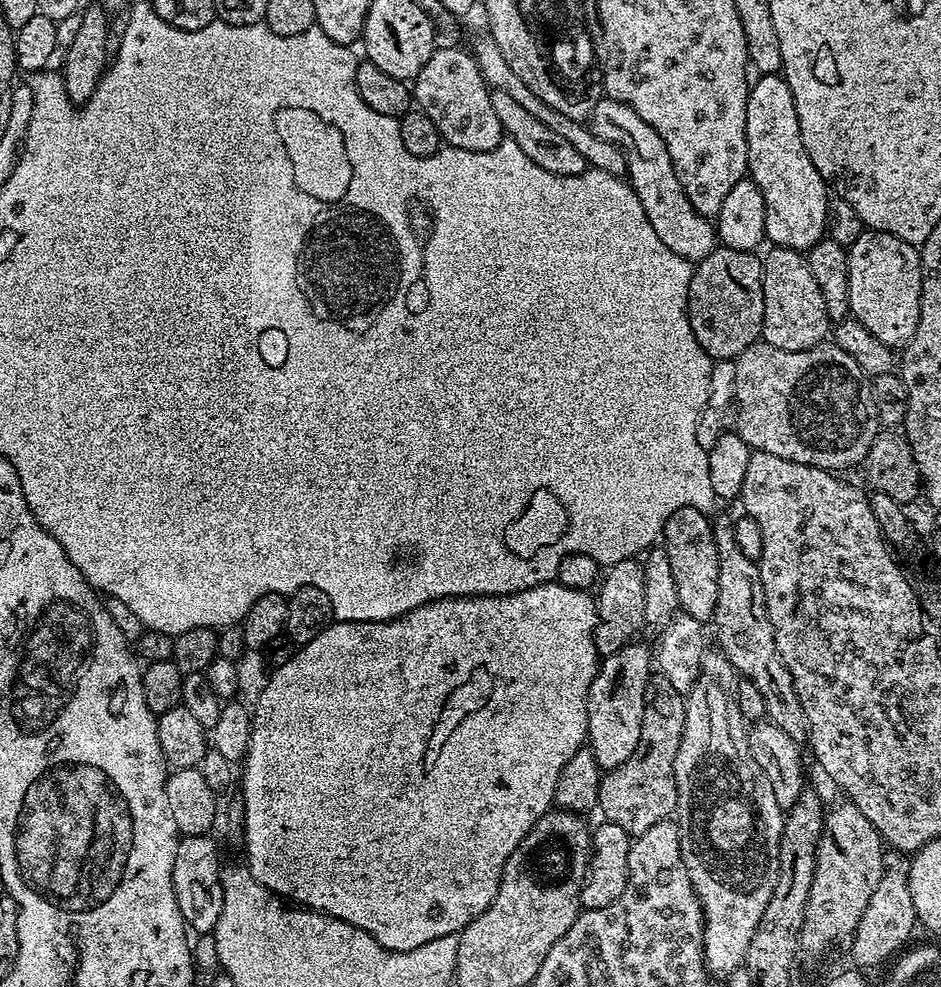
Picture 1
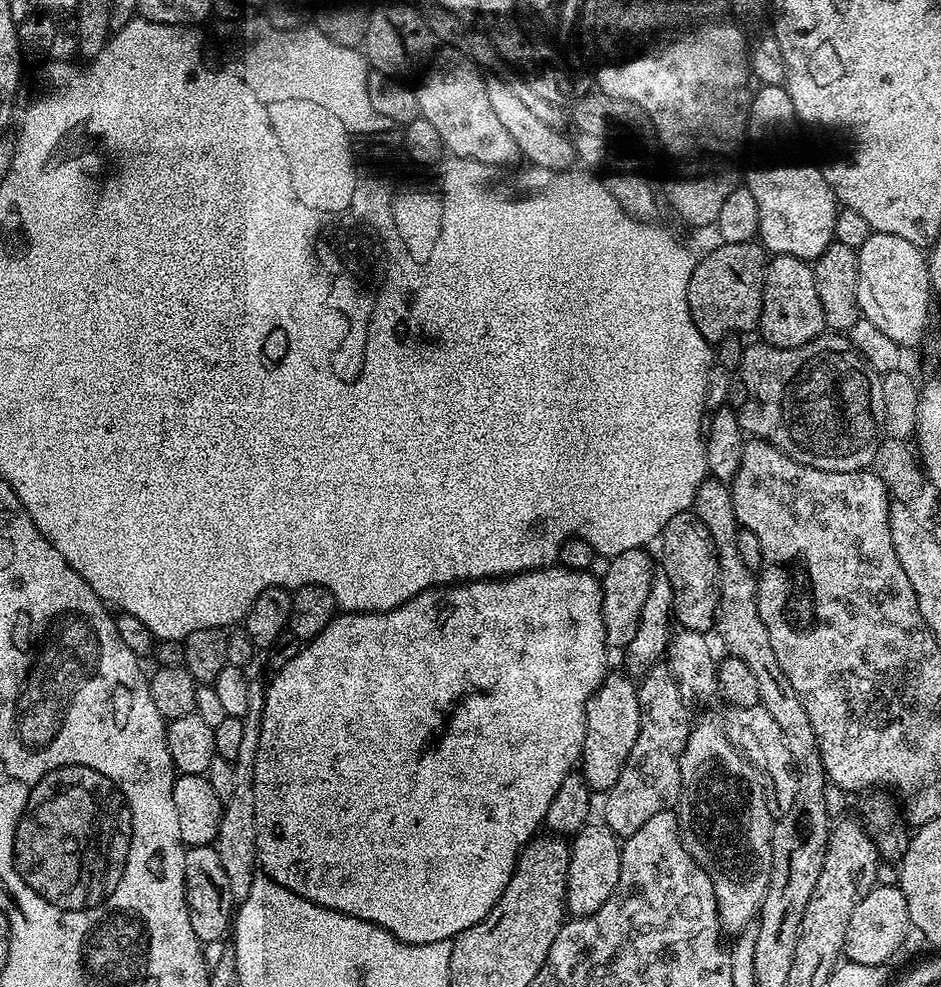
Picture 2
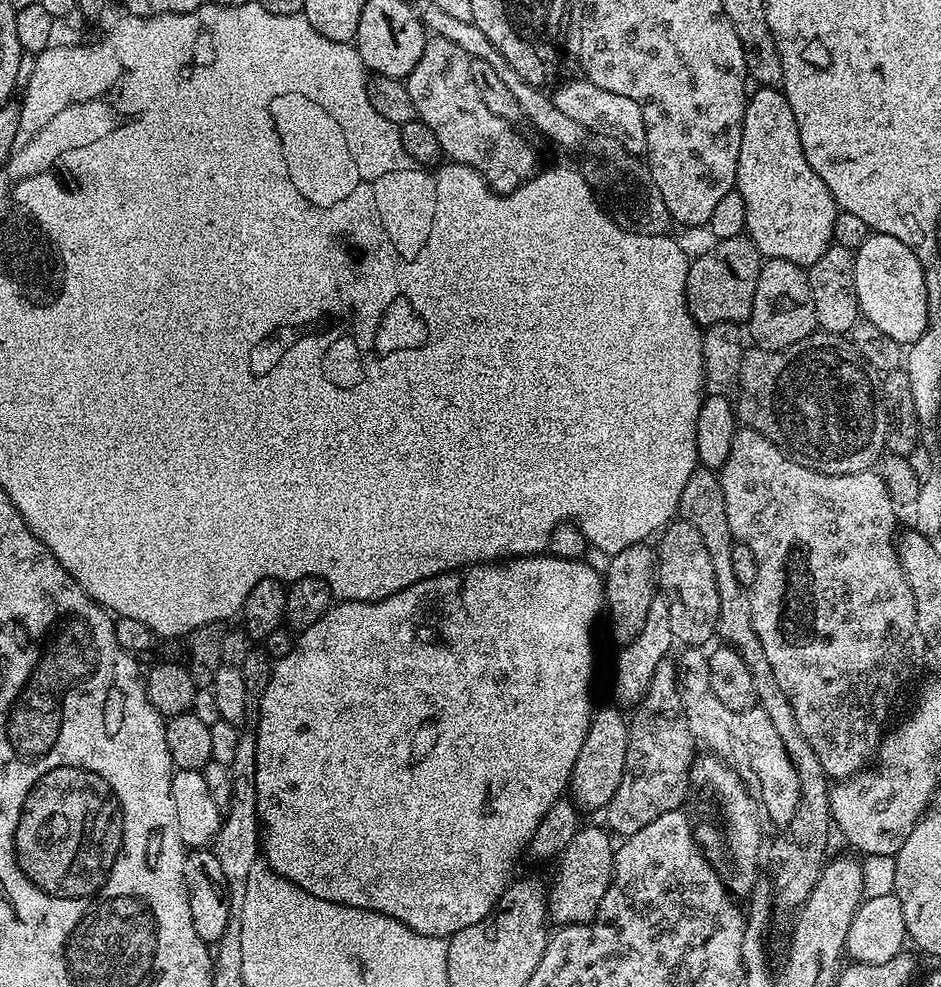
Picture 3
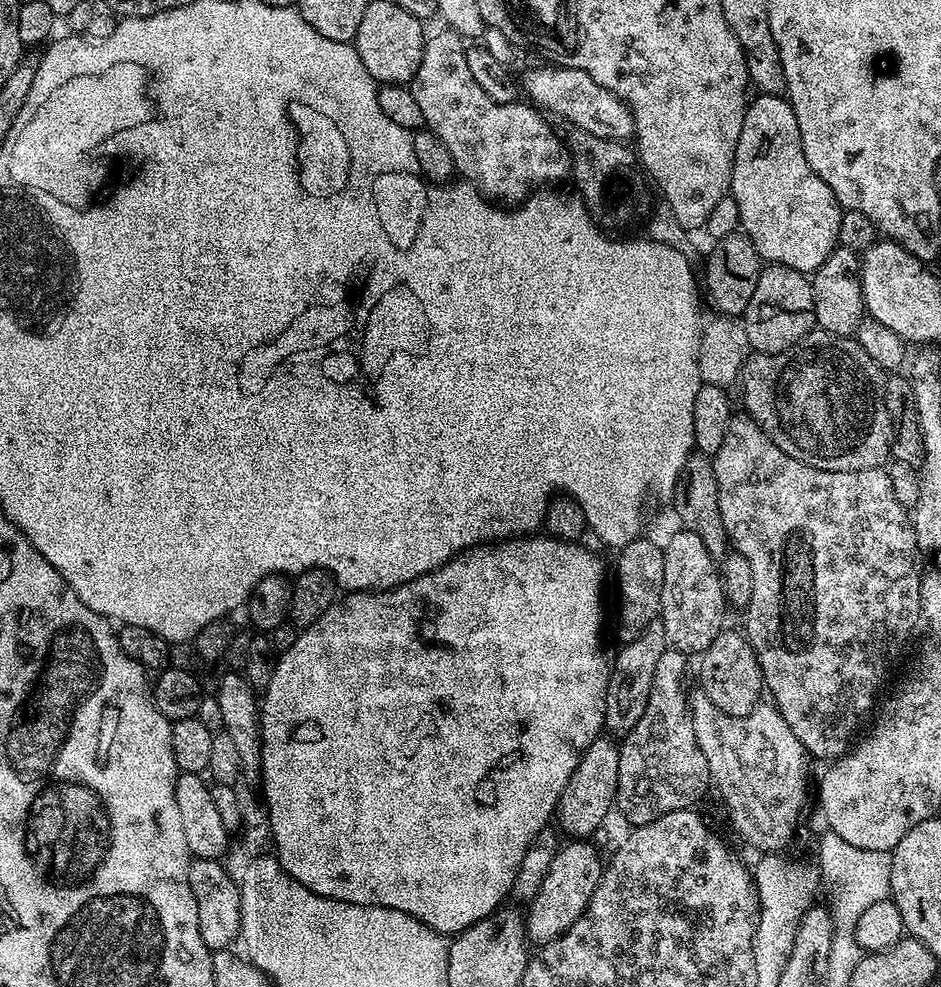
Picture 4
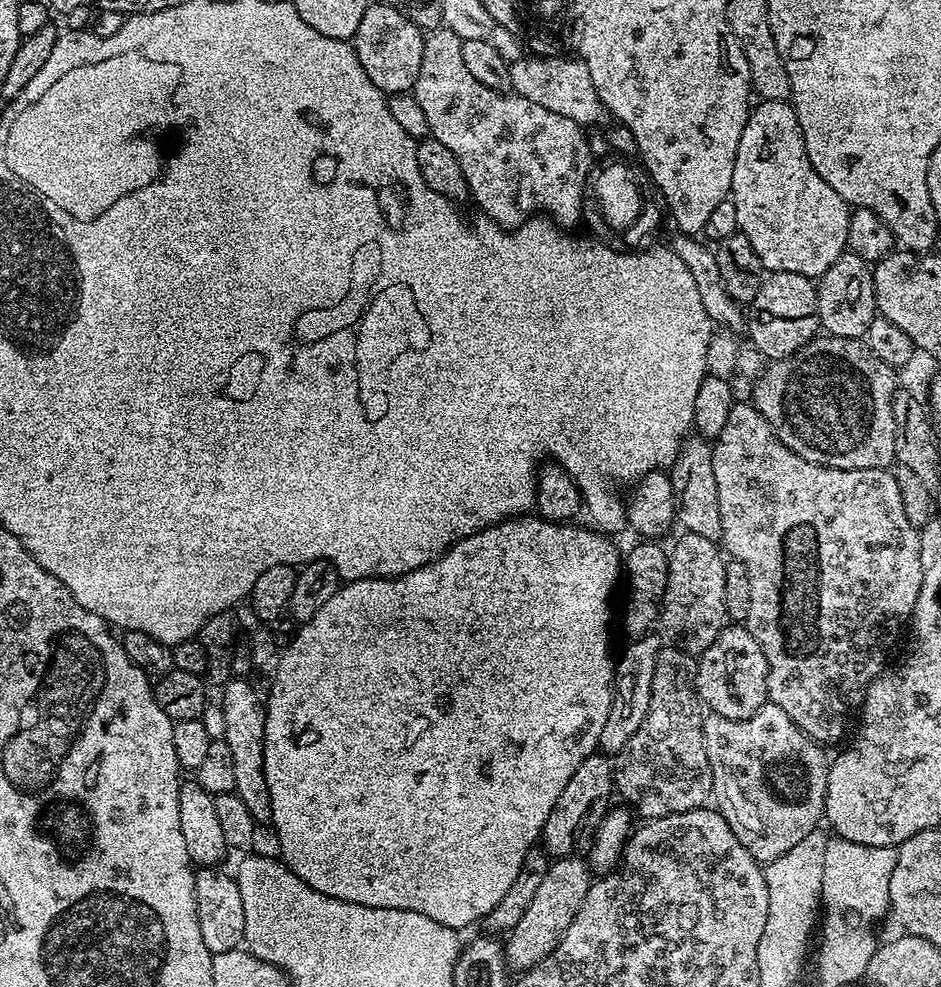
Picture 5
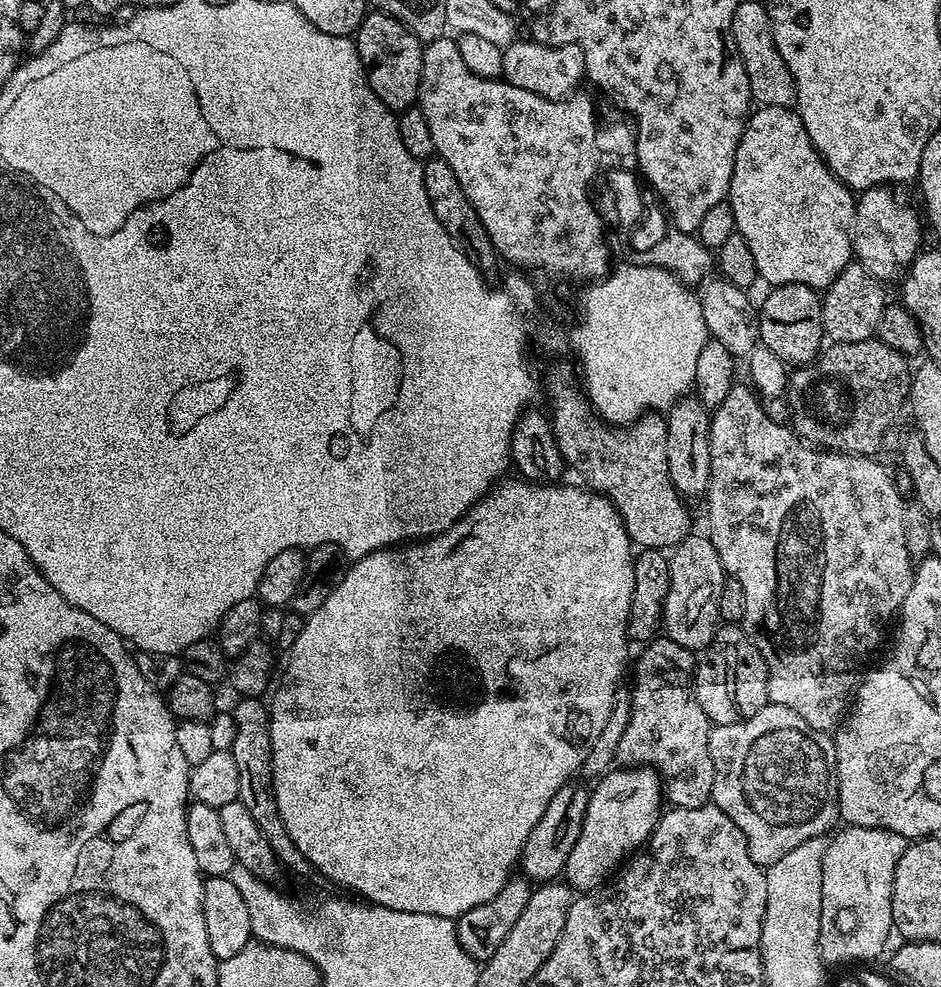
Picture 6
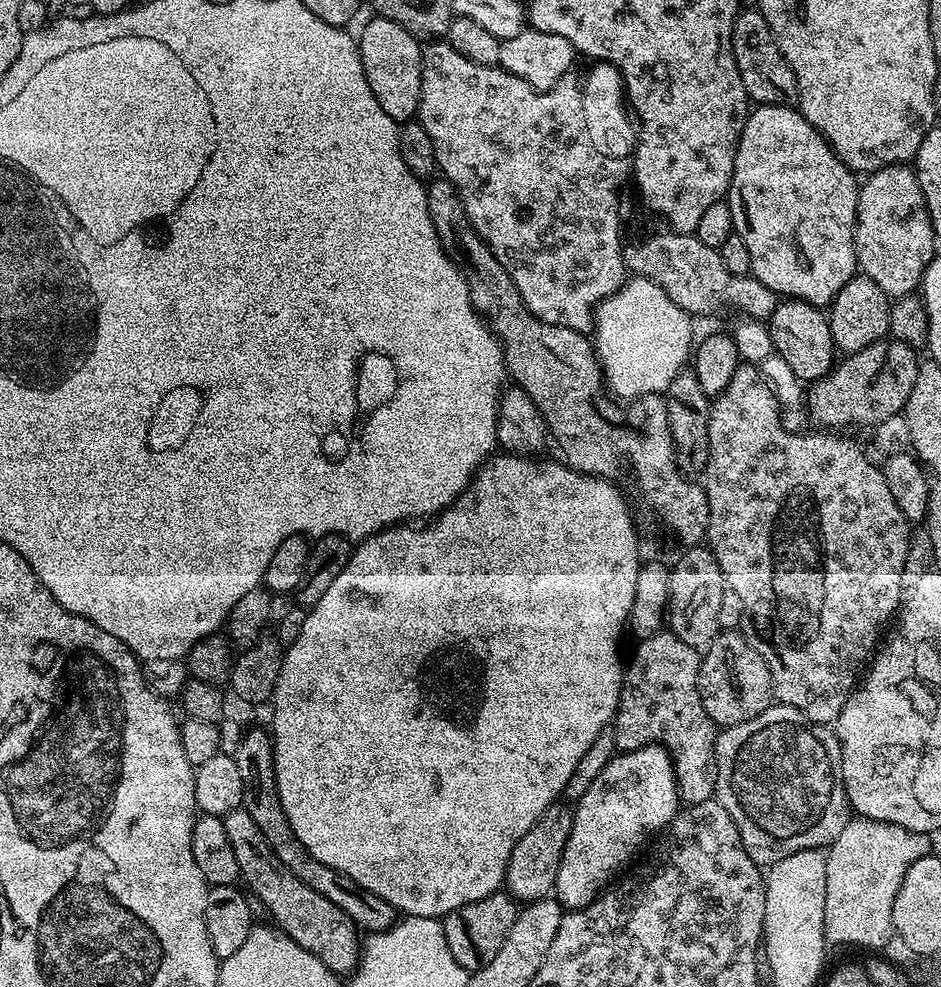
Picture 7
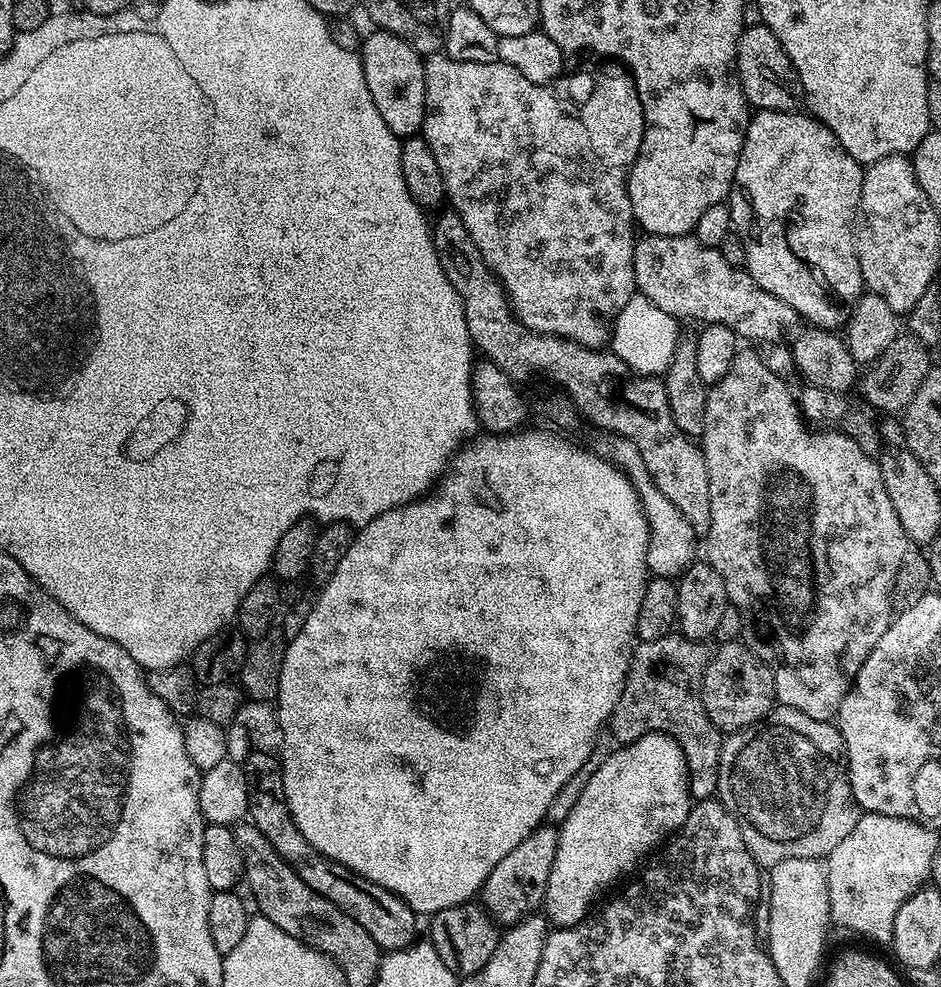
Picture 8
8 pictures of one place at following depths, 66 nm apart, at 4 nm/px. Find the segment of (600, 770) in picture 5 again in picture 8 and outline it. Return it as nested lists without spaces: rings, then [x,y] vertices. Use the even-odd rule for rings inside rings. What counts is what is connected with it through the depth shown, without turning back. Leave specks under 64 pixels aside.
[[[552,826],[535,828],[486,878],[478,893],[479,903],[485,912],[500,926],[511,926],[535,913],[543,905],[544,895],[550,882],[550,870],[554,866],[554,854],[558,854],[559,831]],[[548,827],[548,828],[547,828]],[[481,900],[481,901],[480,901]]]

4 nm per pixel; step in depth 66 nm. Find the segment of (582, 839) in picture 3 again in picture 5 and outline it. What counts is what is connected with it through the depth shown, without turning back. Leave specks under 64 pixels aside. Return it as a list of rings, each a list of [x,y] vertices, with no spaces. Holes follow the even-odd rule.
[[[571,855],[553,859],[549,863],[538,891],[530,901],[530,907],[522,913],[522,918],[518,918],[518,926],[507,933],[503,943],[504,958],[509,969],[527,970],[542,962],[542,958],[546,958],[546,954],[550,954],[550,950],[558,946],[570,922],[574,922],[574,914],[578,914],[578,906],[582,906],[582,898],[586,898],[590,883],[590,872],[585,861],[576,859],[575,855]]]

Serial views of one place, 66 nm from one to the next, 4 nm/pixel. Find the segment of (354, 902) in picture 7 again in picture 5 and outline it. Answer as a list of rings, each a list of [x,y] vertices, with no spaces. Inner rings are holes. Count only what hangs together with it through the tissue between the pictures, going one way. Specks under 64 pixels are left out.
[[[229,679],[224,688],[222,703],[226,718],[226,730],[223,736],[226,746],[230,746],[230,755],[234,757],[235,793],[246,802],[246,810],[258,822],[268,822],[272,819],[270,810],[270,790],[266,786],[264,773],[264,731],[266,730],[266,700],[256,693],[252,684],[244,680]]]

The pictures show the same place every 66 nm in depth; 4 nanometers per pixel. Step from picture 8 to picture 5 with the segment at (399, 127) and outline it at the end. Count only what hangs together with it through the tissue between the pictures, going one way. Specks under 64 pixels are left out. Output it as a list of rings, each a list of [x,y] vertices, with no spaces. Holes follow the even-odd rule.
[[[382,2],[369,3],[366,14],[362,14],[362,22],[358,22],[356,35],[350,43],[358,54],[358,62],[366,70],[370,82],[378,86],[385,94],[411,92],[418,78],[418,70],[422,66],[422,50],[425,33],[406,14],[394,10],[394,6],[386,6]]]

